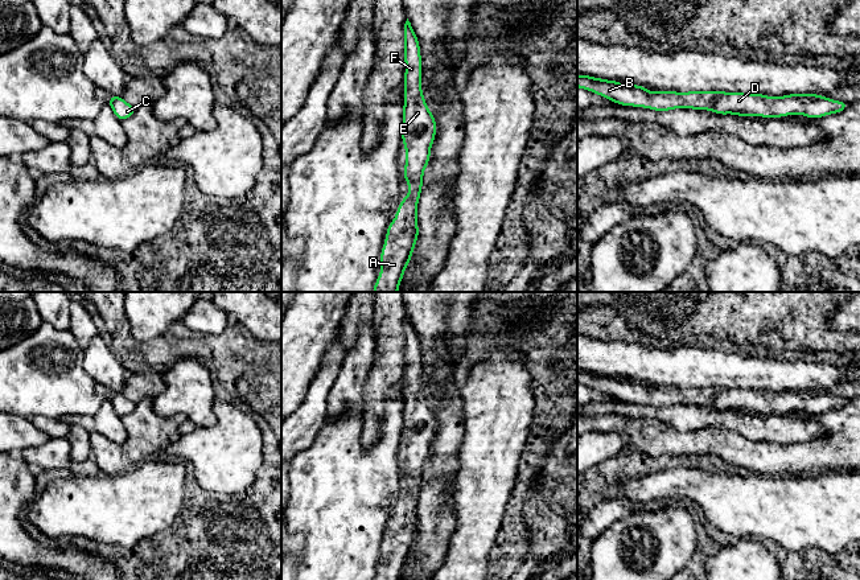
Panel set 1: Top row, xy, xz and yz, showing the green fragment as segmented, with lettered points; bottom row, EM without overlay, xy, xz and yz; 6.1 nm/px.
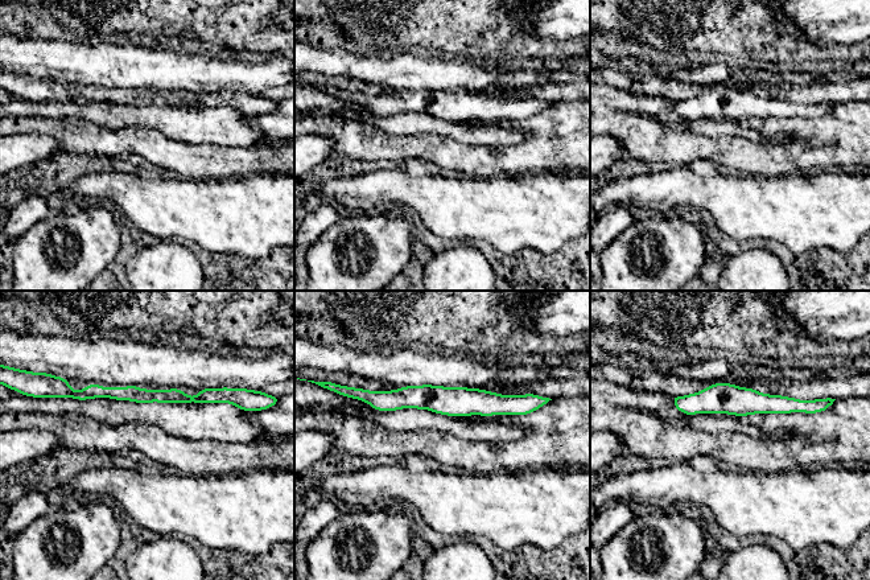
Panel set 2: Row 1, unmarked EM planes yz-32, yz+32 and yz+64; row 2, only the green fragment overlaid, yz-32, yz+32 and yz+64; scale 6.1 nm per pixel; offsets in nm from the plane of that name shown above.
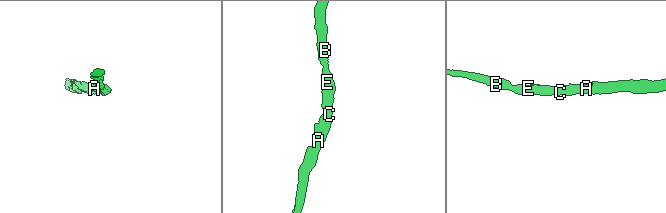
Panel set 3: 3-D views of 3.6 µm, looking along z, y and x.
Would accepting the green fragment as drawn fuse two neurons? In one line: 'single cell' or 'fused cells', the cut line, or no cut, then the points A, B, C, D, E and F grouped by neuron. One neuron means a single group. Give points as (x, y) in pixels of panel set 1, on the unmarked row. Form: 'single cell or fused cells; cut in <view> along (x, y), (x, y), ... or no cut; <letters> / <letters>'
single cell; no cut; A B C D E F

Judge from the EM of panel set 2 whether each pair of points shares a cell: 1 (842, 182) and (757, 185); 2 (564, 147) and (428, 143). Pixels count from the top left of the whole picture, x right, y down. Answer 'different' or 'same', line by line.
1: same
2: same

